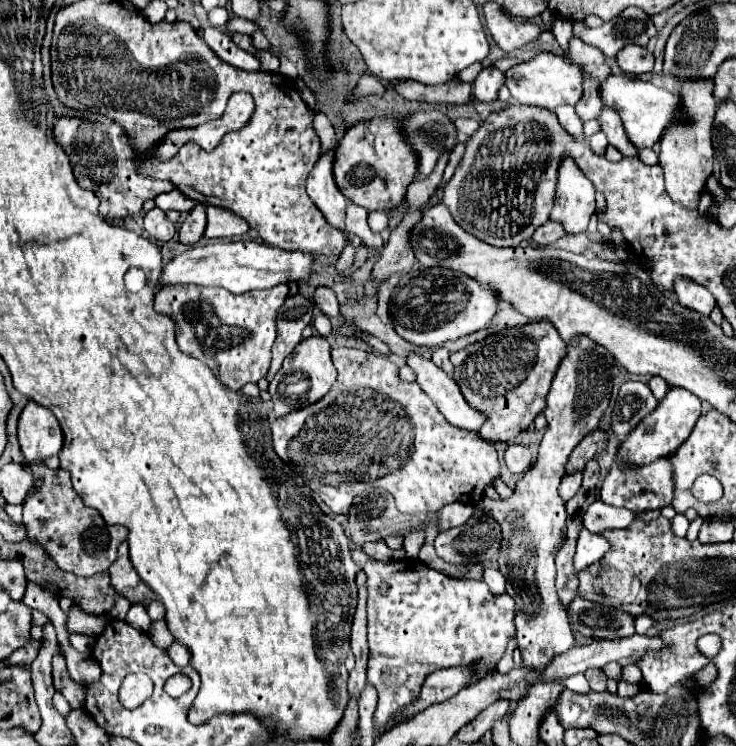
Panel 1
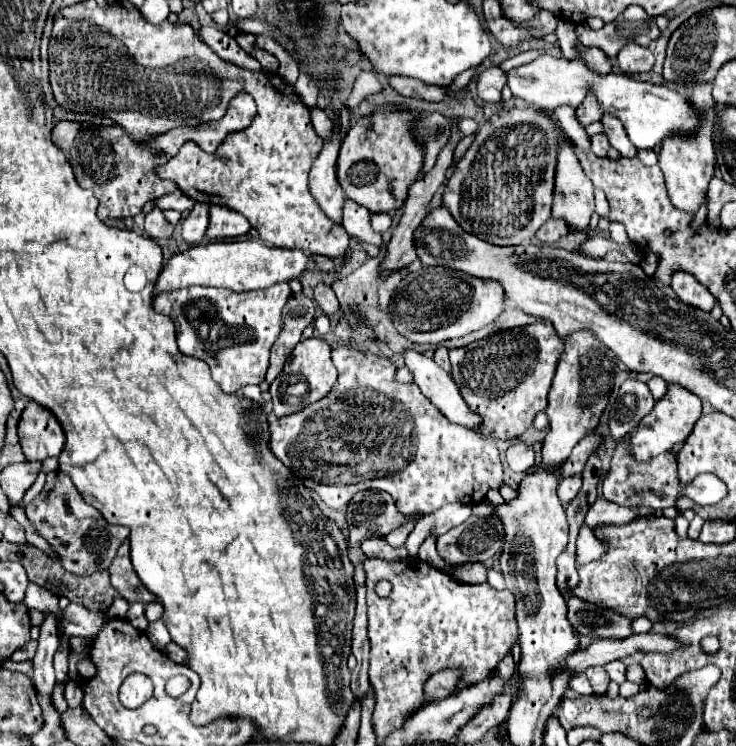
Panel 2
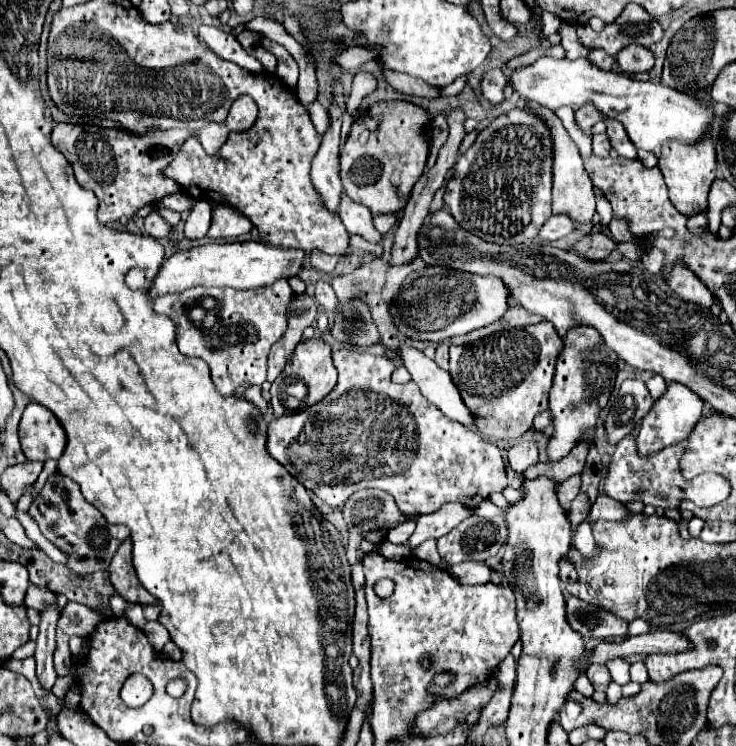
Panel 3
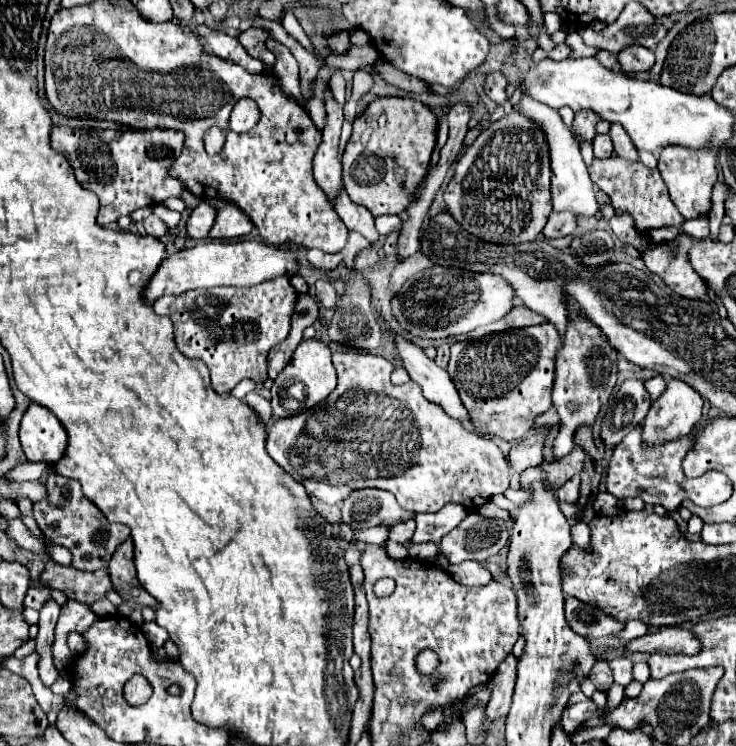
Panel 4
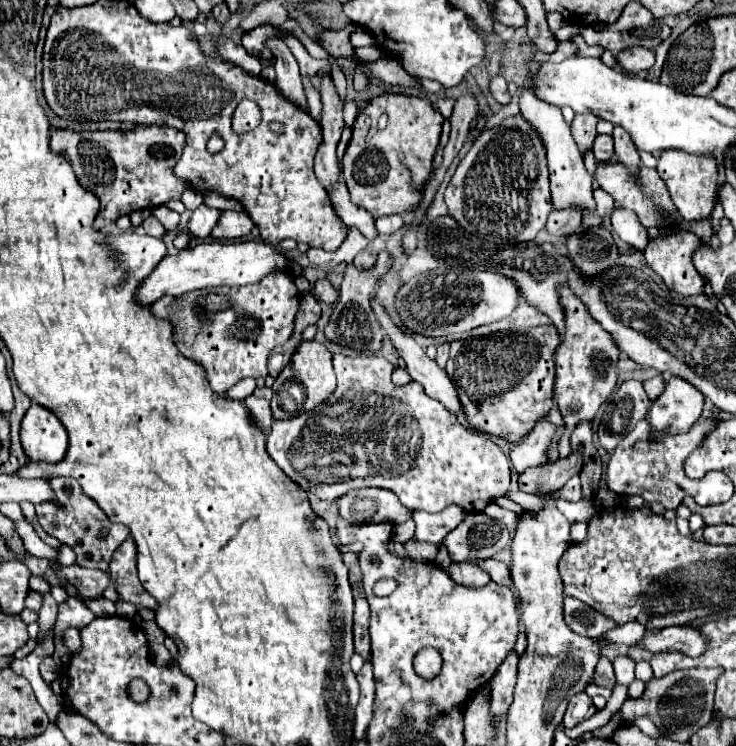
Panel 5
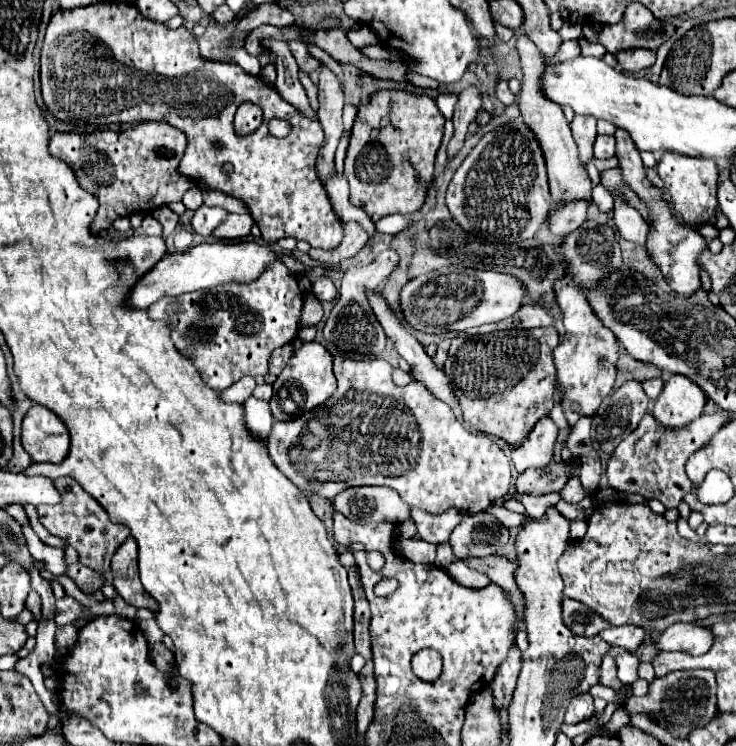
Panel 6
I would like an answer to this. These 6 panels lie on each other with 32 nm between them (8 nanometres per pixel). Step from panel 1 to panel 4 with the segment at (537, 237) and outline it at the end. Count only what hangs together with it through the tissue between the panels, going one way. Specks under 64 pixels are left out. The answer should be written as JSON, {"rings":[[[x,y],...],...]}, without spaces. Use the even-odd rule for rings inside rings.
{"rings":[[[552,212],[548,218],[548,224],[544,226],[544,234],[548,238],[562,238],[568,236],[576,230],[578,226],[578,218],[572,212]]]}

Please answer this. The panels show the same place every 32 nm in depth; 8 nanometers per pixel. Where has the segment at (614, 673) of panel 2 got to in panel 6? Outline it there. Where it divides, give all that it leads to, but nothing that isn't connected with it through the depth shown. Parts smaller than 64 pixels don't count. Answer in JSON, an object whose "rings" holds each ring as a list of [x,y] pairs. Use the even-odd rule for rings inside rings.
{"rings":[[[622,652],[620,656],[616,656],[618,662],[618,678],[626,684],[632,684],[638,680],[638,666],[640,666],[640,658],[634,656],[632,652]]]}

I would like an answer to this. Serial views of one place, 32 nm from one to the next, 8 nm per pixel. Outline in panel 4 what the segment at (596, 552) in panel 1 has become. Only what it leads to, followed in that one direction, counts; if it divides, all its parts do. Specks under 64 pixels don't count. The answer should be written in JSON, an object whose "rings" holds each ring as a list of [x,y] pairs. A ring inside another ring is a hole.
{"rings":[[[576,522],[572,526],[572,540],[580,548],[586,548],[588,546],[588,542],[590,542],[590,528],[588,528],[586,522]]]}

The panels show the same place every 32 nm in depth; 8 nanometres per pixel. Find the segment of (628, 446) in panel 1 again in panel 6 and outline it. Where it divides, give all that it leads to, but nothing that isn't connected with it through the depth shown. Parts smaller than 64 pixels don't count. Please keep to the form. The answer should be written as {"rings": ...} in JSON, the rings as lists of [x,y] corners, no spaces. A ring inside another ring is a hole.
{"rings":[[[672,374],[654,402],[652,414],[666,428],[682,428],[684,424],[696,420],[706,404],[704,390],[692,382],[688,376]]]}

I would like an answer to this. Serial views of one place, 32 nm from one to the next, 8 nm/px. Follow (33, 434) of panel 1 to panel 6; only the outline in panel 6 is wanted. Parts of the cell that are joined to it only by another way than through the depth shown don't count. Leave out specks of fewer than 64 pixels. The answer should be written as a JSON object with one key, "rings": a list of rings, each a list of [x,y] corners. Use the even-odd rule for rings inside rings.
{"rings":[[[34,404],[22,422],[22,446],[34,462],[62,462],[68,456],[66,424],[48,408]]]}

